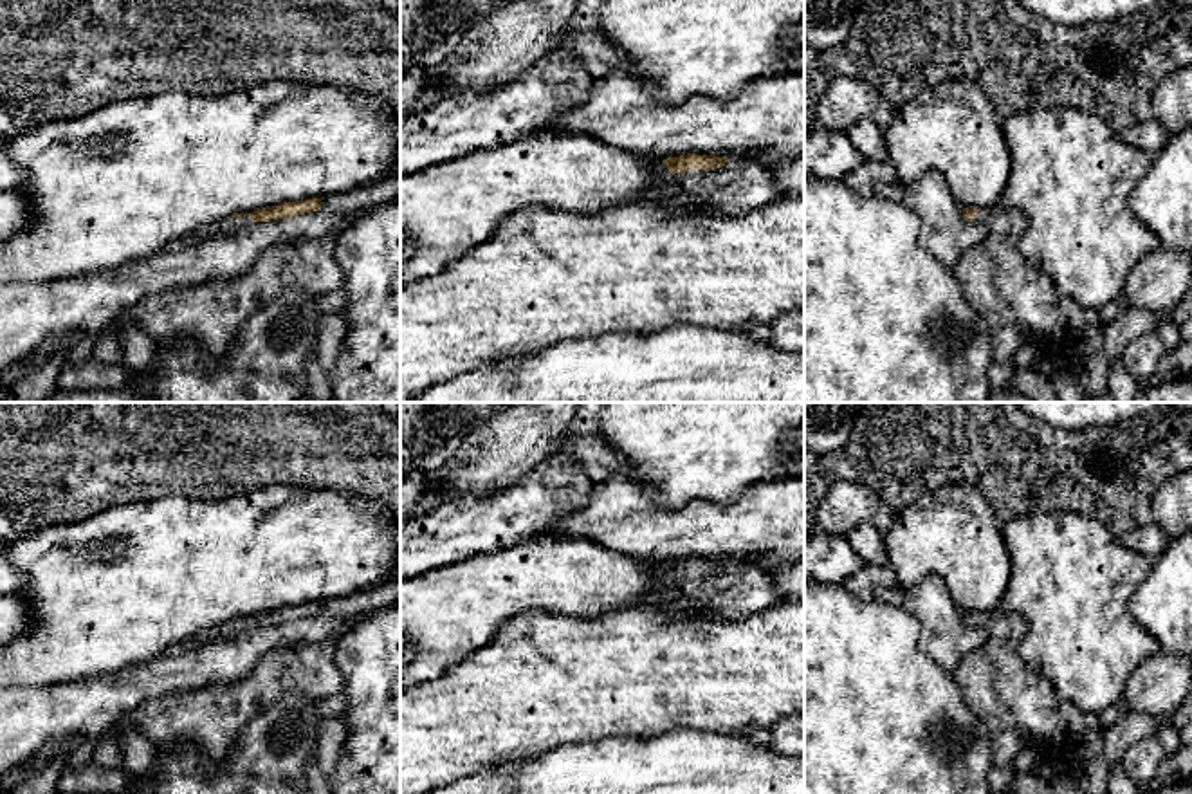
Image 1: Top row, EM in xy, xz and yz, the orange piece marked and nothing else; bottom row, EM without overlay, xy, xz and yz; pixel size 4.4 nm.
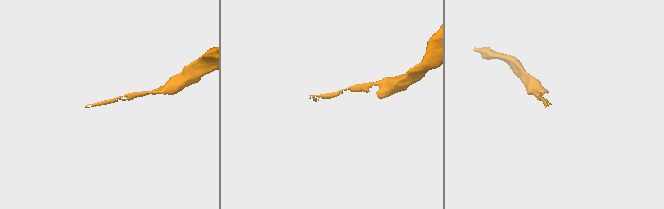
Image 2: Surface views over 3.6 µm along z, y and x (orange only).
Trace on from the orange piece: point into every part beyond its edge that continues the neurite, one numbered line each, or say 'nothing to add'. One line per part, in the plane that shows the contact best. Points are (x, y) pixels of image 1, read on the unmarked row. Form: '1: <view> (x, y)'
1: xz (745, 589)

